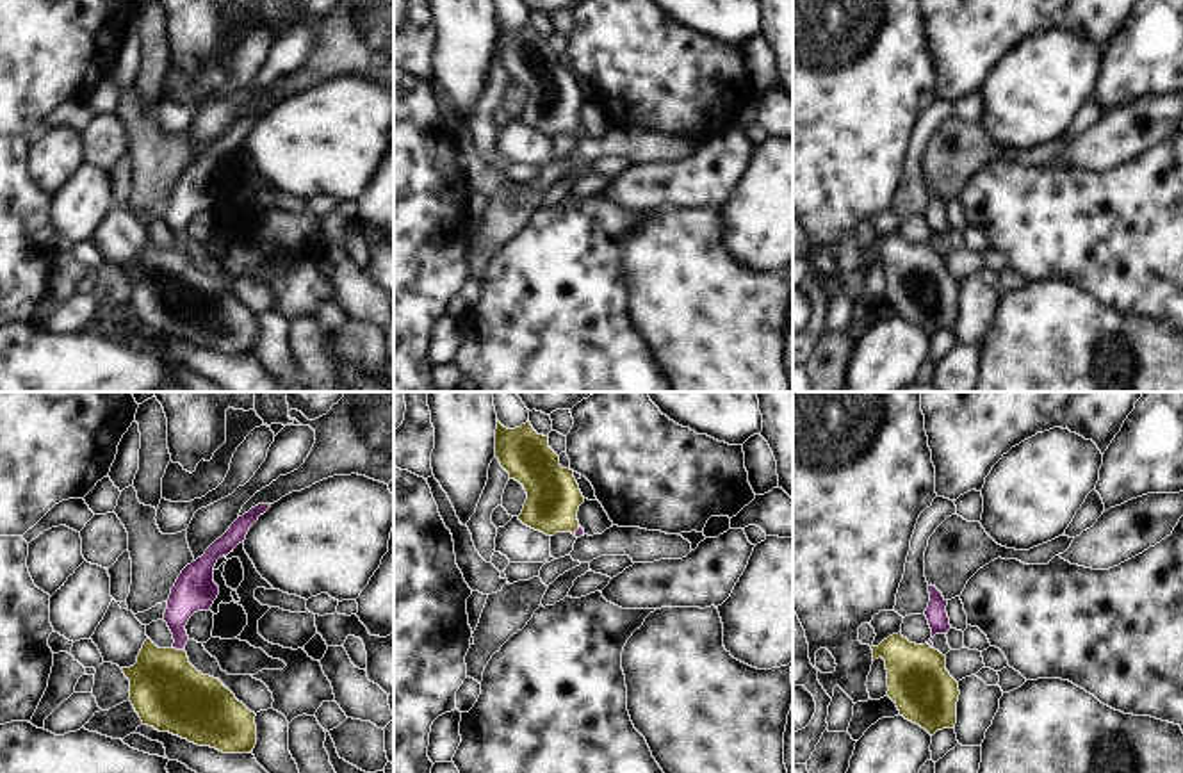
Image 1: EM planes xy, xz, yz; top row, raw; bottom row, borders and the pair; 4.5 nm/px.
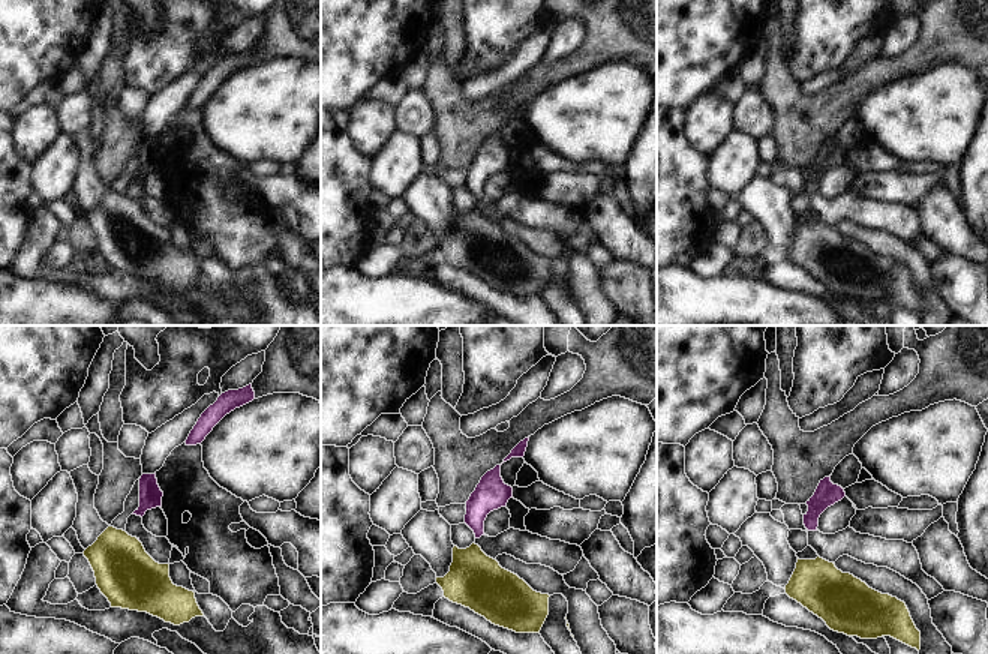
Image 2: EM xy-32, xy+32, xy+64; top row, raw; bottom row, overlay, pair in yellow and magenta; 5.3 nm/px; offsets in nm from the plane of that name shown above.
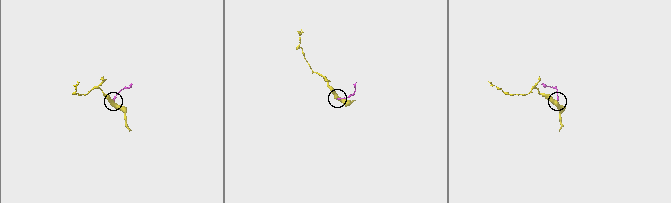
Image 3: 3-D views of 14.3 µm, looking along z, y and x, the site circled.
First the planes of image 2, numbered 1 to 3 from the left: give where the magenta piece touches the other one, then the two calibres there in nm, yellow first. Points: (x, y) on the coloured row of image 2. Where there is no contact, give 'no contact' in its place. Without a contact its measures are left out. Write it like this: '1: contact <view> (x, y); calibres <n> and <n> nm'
1: no contact
2: no contact
3: no contact

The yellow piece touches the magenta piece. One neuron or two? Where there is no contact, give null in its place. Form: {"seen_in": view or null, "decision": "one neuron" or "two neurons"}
{"seen_in": "xy", "decision": "one neuron"}

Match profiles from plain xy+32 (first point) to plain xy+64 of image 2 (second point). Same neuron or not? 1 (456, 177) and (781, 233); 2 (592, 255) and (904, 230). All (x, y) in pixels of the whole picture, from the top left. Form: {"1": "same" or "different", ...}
{"1": "different", "2": "same"}

